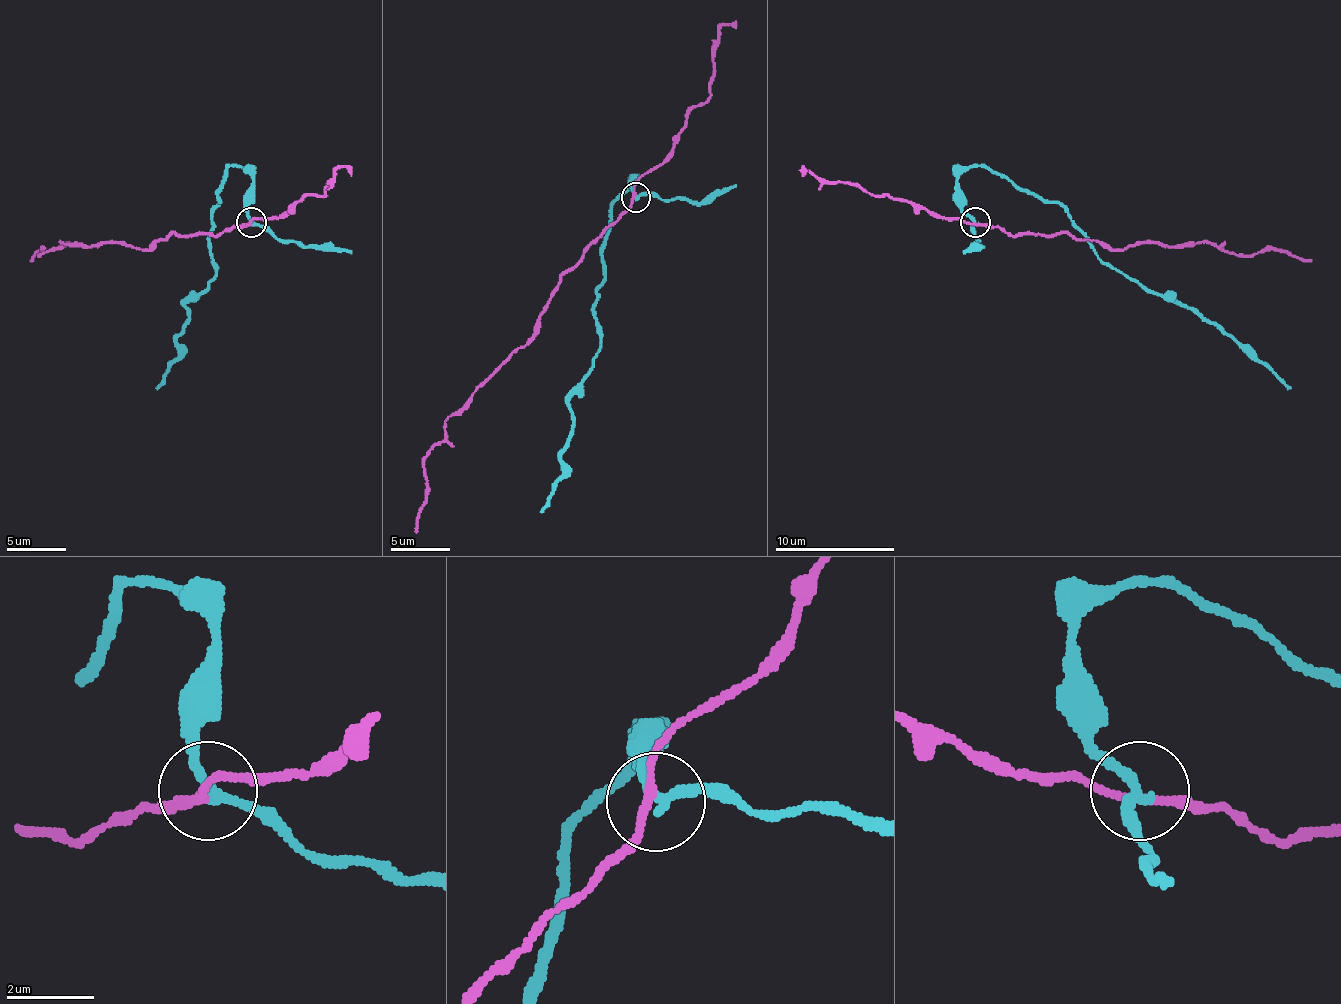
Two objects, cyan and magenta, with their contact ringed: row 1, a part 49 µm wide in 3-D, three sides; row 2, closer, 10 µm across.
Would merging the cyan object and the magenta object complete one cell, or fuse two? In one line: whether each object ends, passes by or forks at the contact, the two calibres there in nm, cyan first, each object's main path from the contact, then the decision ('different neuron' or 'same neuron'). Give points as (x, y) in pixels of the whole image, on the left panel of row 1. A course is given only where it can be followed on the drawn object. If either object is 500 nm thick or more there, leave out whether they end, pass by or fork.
cyan passes by; magenta passes by; calibres 240 and 180 nm; course cyan (252, 221), (252, 179), (231, 165), (213, 209), (216, 275), (183, 305), (189, 320), (156, 388); course magenta (249, 221), (216, 236), (177, 233), (156, 239), (150, 248), (61, 242), (31, 260); different neuron

